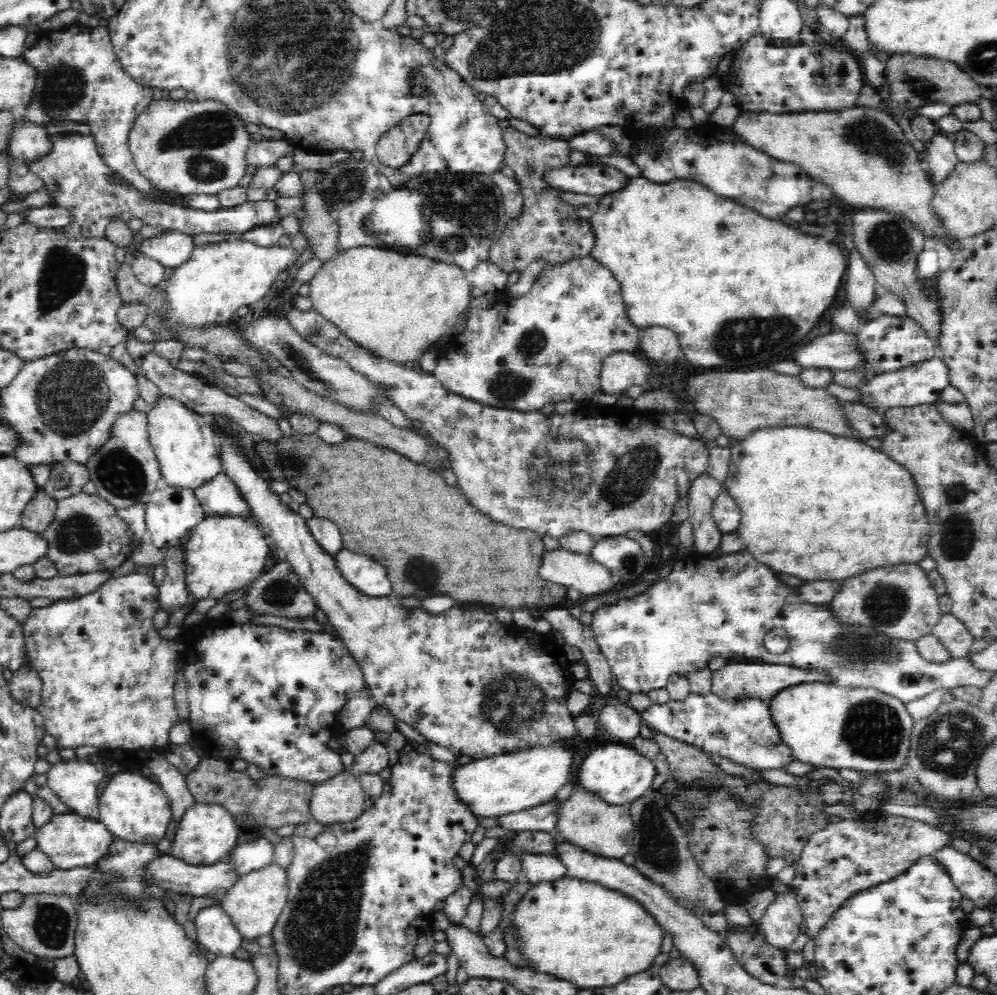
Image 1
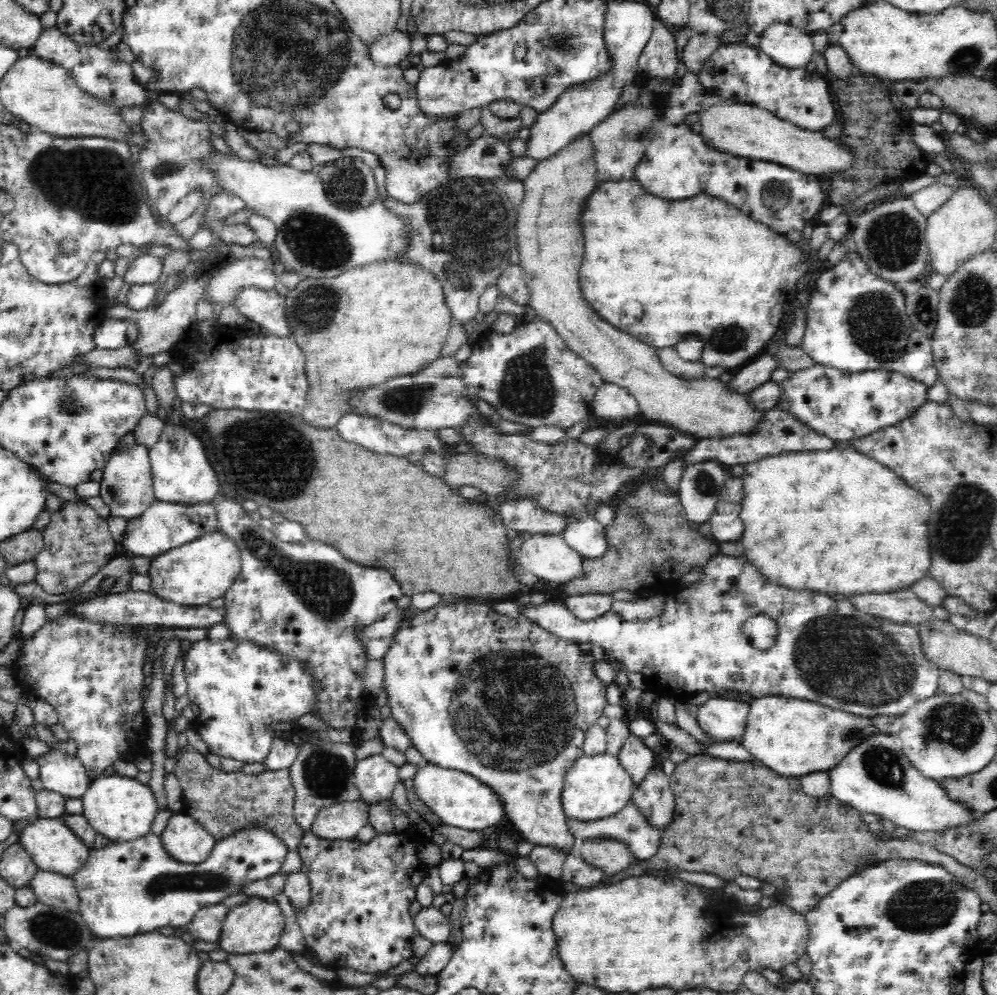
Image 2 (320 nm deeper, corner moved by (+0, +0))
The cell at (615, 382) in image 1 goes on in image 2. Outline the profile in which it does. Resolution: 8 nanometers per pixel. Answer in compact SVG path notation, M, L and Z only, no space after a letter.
M602 383L595 392L593 415L606 422L630 420L641 414L639 402L629 390L612 383Z

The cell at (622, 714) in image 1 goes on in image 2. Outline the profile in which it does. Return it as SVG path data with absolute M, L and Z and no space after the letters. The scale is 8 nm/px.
M631 734L620 750L619 762L632 777L633 788L636 788L656 764L656 751L647 748L641 738Z

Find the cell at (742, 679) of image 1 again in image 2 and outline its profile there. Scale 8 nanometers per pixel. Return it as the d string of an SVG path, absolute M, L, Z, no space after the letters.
M711 698L698 707L696 720L712 743L739 741L748 716L748 702Z

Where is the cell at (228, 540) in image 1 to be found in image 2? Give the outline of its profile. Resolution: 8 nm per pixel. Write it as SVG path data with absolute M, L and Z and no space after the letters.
M214 531L152 557L147 575L151 580L152 593L160 599L197 607L222 597L240 572L240 566L236 543L227 534Z

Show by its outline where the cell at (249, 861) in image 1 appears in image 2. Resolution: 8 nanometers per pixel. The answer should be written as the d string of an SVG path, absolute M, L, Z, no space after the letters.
M244 826L236 832L230 832L228 836L220 838L220 840L215 840L215 846L212 848L211 853L208 854L208 858L204 862L199 862L196 864L188 864L183 862L178 862L173 859L162 846L162 841L159 836L154 833L145 834L142 838L137 838L133 841L126 842L113 842L112 844L105 846L103 849L92 848L89 851L89 857L71 877L74 881L75 887L77 888L78 896L80 898L80 913L83 919L86 921L88 928L92 934L95 934L100 939L111 939L118 937L131 937L135 934L146 934L152 931L156 931L162 926L173 926L176 930L180 926L187 925L188 922L192 920L194 914L200 910L203 906L216 905L222 903L225 899L235 896L246 894L243 888L249 882L256 882L257 880L264 880L274 876L276 873L280 873L280 868L282 868L284 861L286 860L286 855L289 852L289 848L282 840L282 837L278 836L275 832L272 832L269 828L263 828L263 826Z

